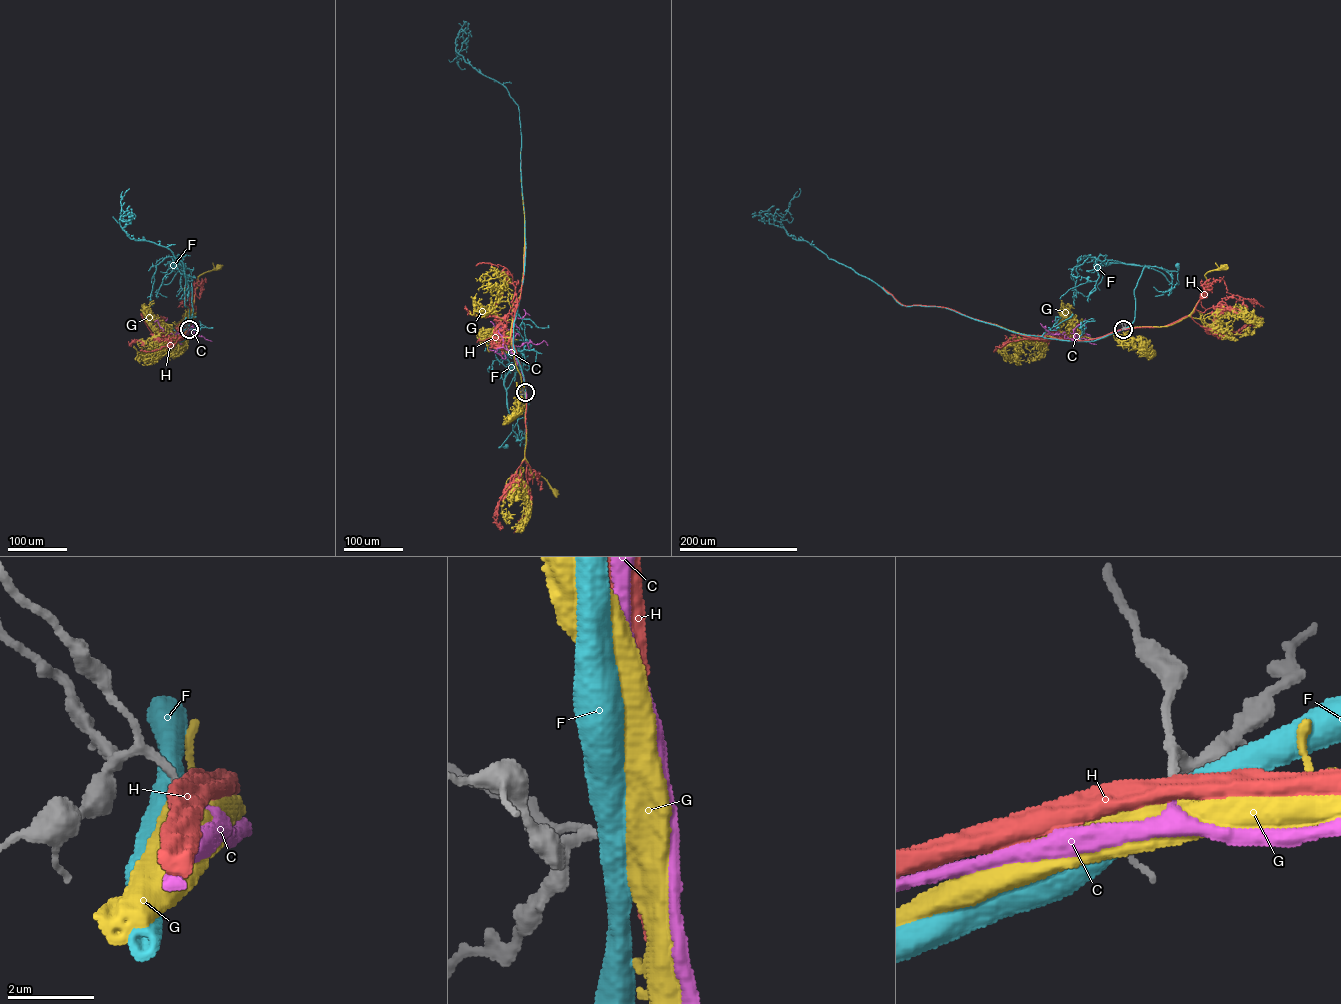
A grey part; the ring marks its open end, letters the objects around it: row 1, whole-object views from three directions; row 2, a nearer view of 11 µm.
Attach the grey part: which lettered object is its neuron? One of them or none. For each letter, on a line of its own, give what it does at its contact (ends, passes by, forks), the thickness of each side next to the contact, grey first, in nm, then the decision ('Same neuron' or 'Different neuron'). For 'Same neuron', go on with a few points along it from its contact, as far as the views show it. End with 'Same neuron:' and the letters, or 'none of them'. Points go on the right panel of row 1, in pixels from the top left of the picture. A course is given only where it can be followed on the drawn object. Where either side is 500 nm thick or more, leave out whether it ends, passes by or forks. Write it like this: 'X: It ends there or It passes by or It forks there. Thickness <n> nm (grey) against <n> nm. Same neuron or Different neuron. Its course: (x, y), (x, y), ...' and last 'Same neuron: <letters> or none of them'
C: It passes by. Thickness 180 nm (grey) against 180 nm. Same neuron. Its course: (1123, 329), (1098, 337), (1081, 339), (1048, 333), (1040, 323)
F: Thickness 190 nm (grey) against 550 nm. Different neuron
G: Thickness 180 nm (grey) against 850 nm. Different neuron
H: Thickness 190 nm (grey) against 500 nm. Different neuron
Same neuron: C

